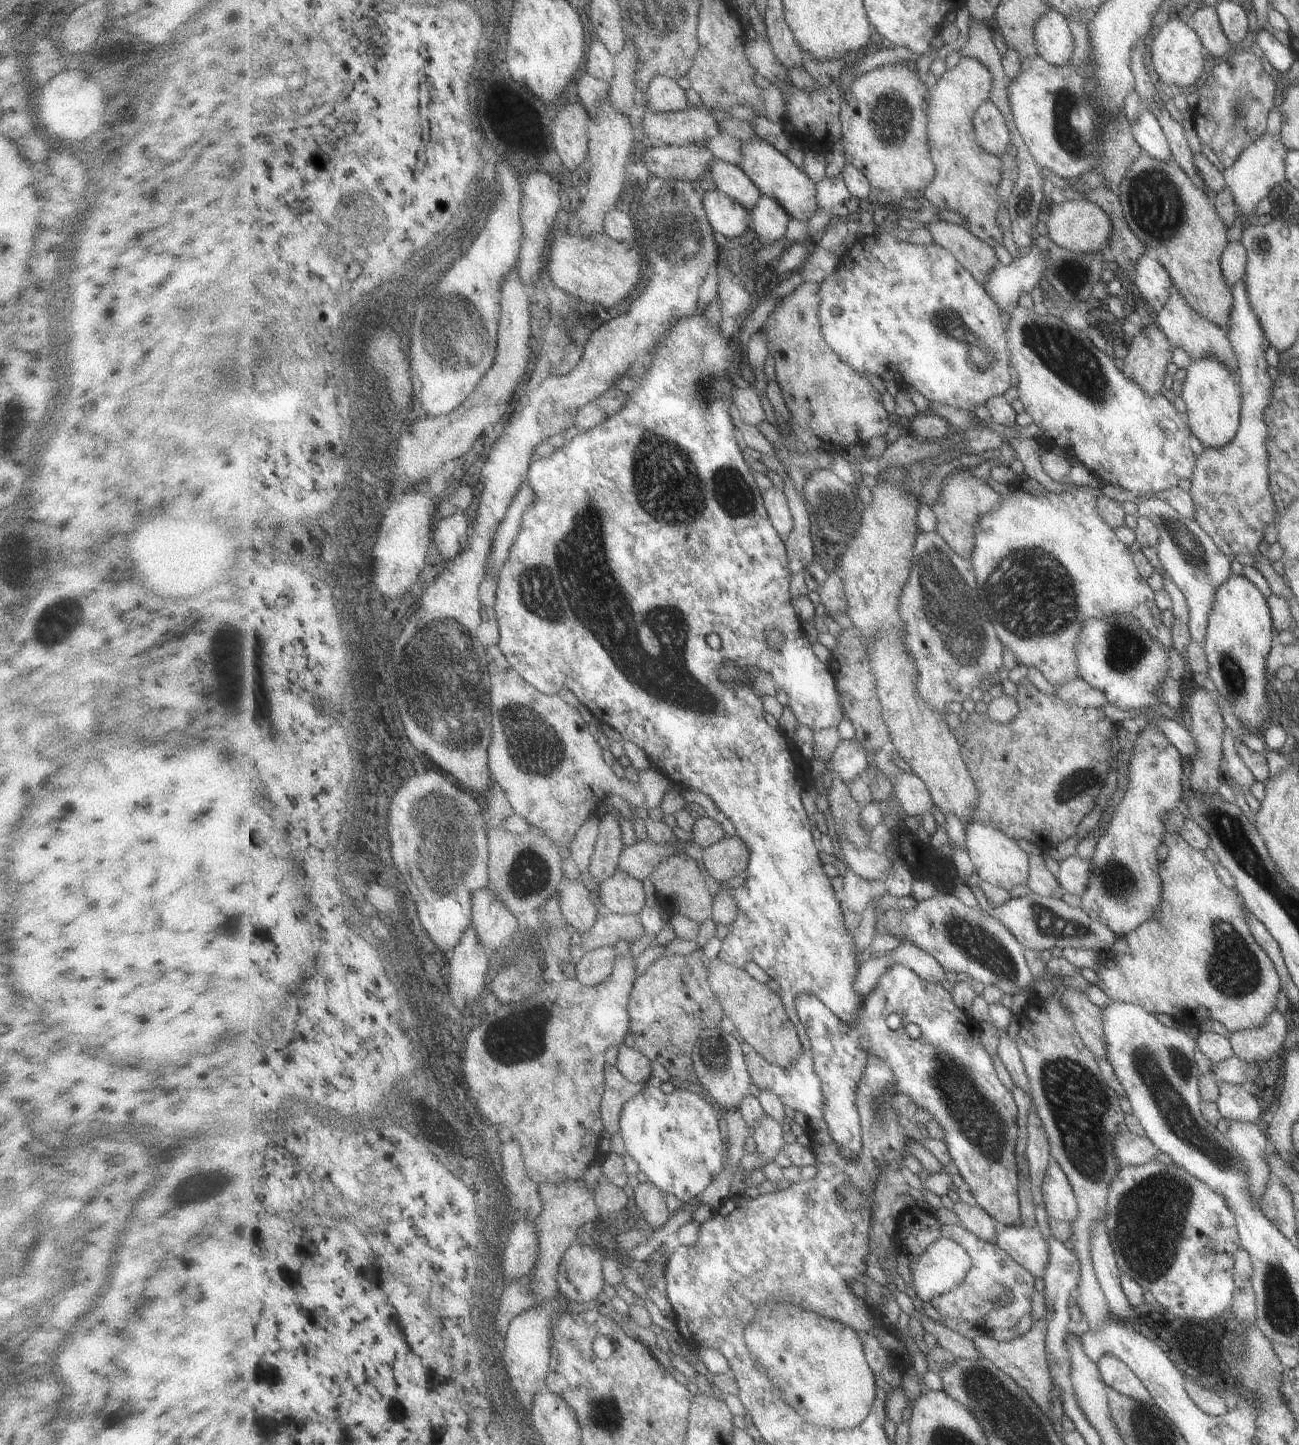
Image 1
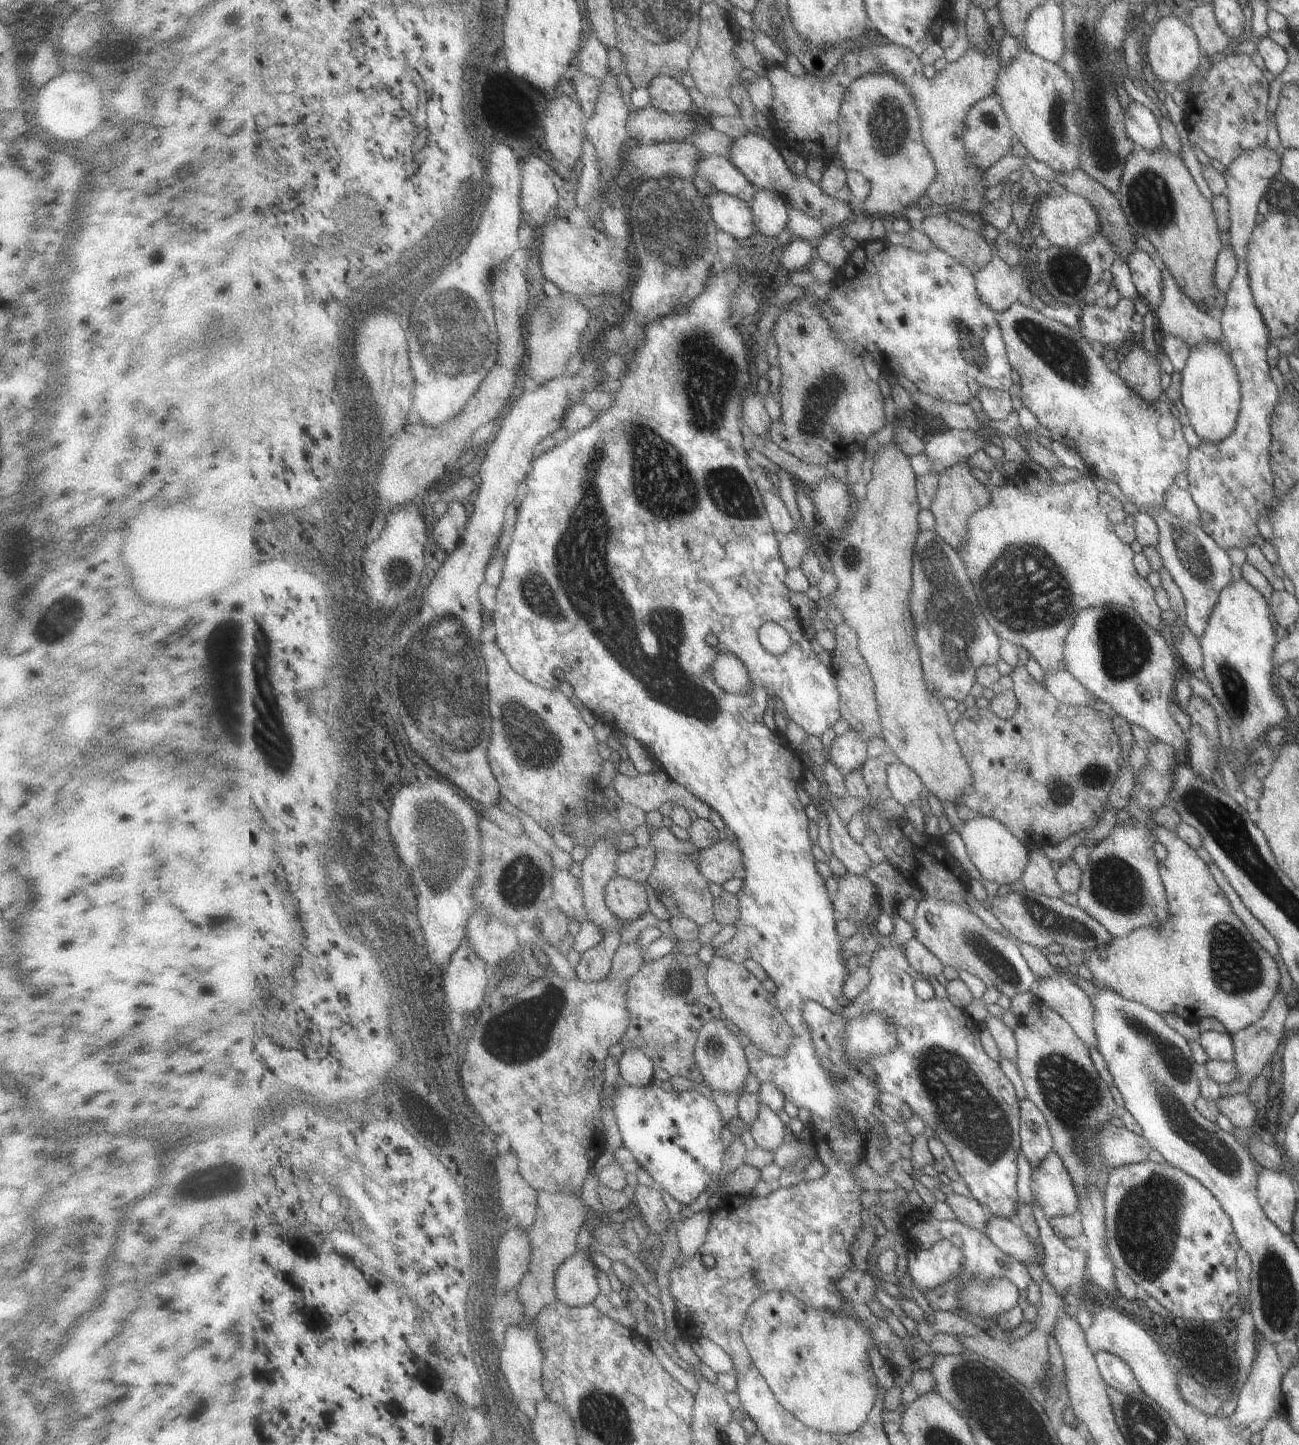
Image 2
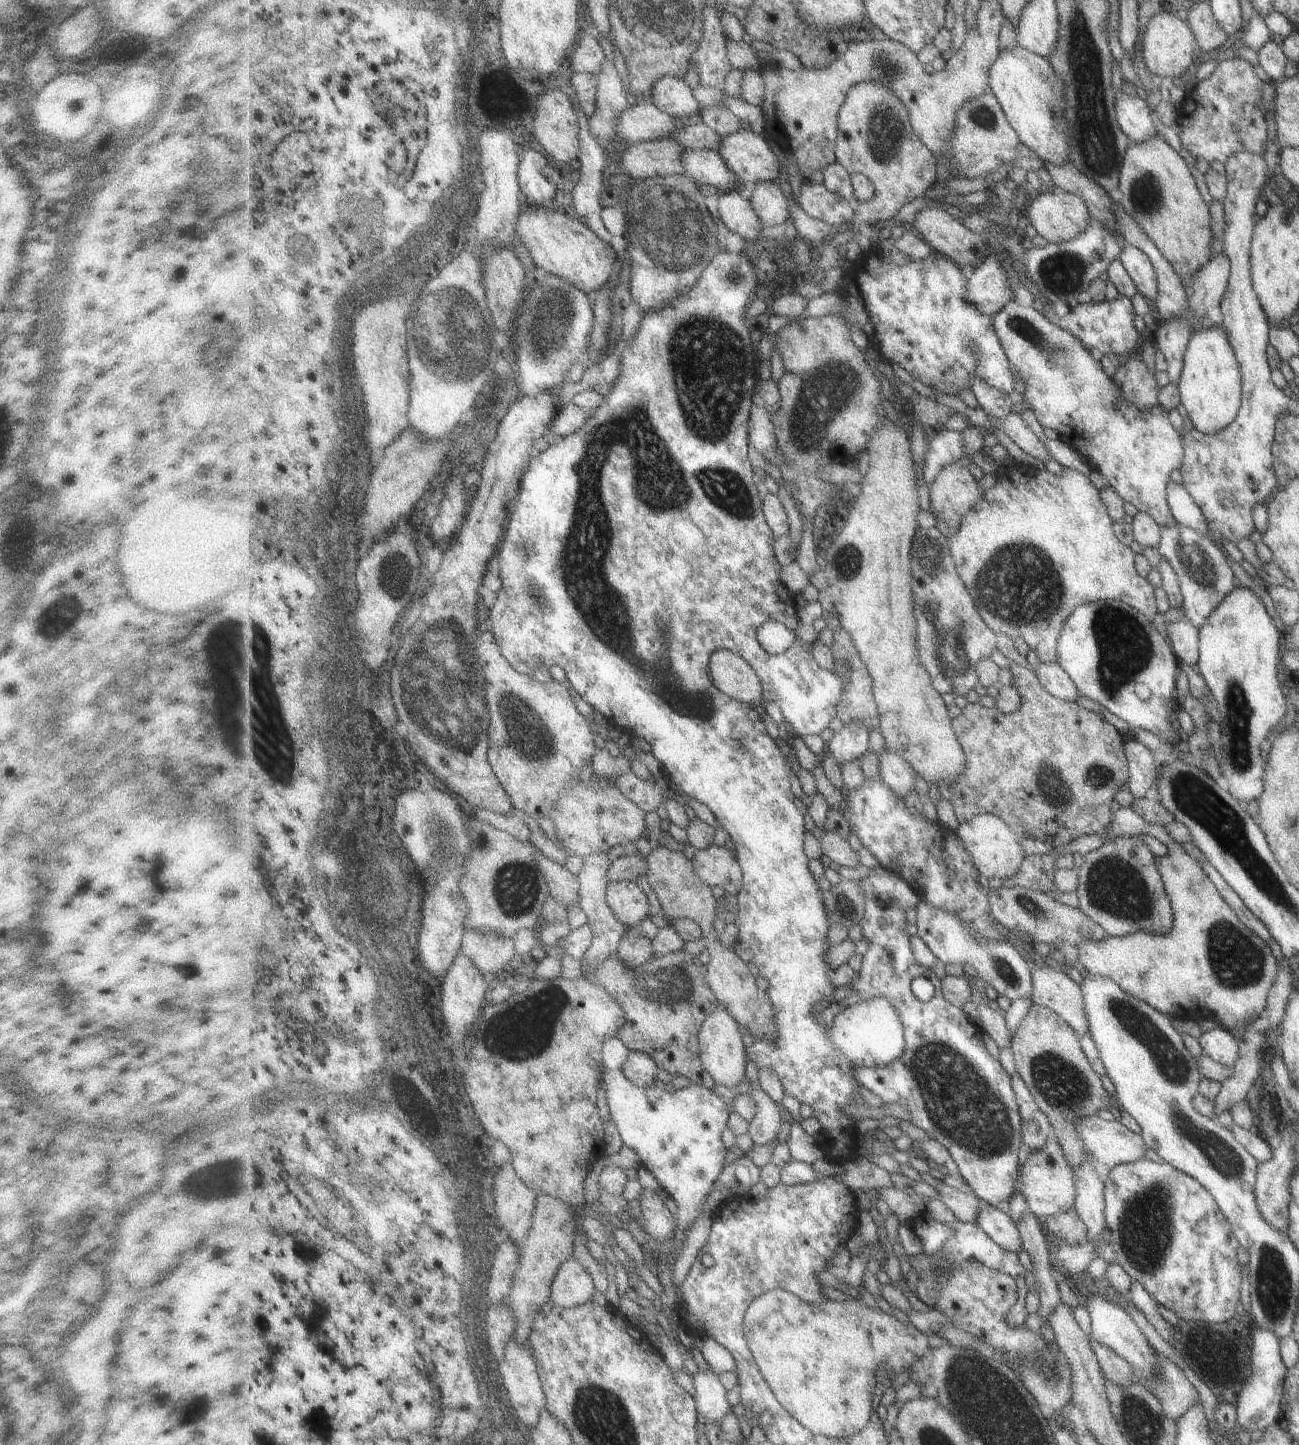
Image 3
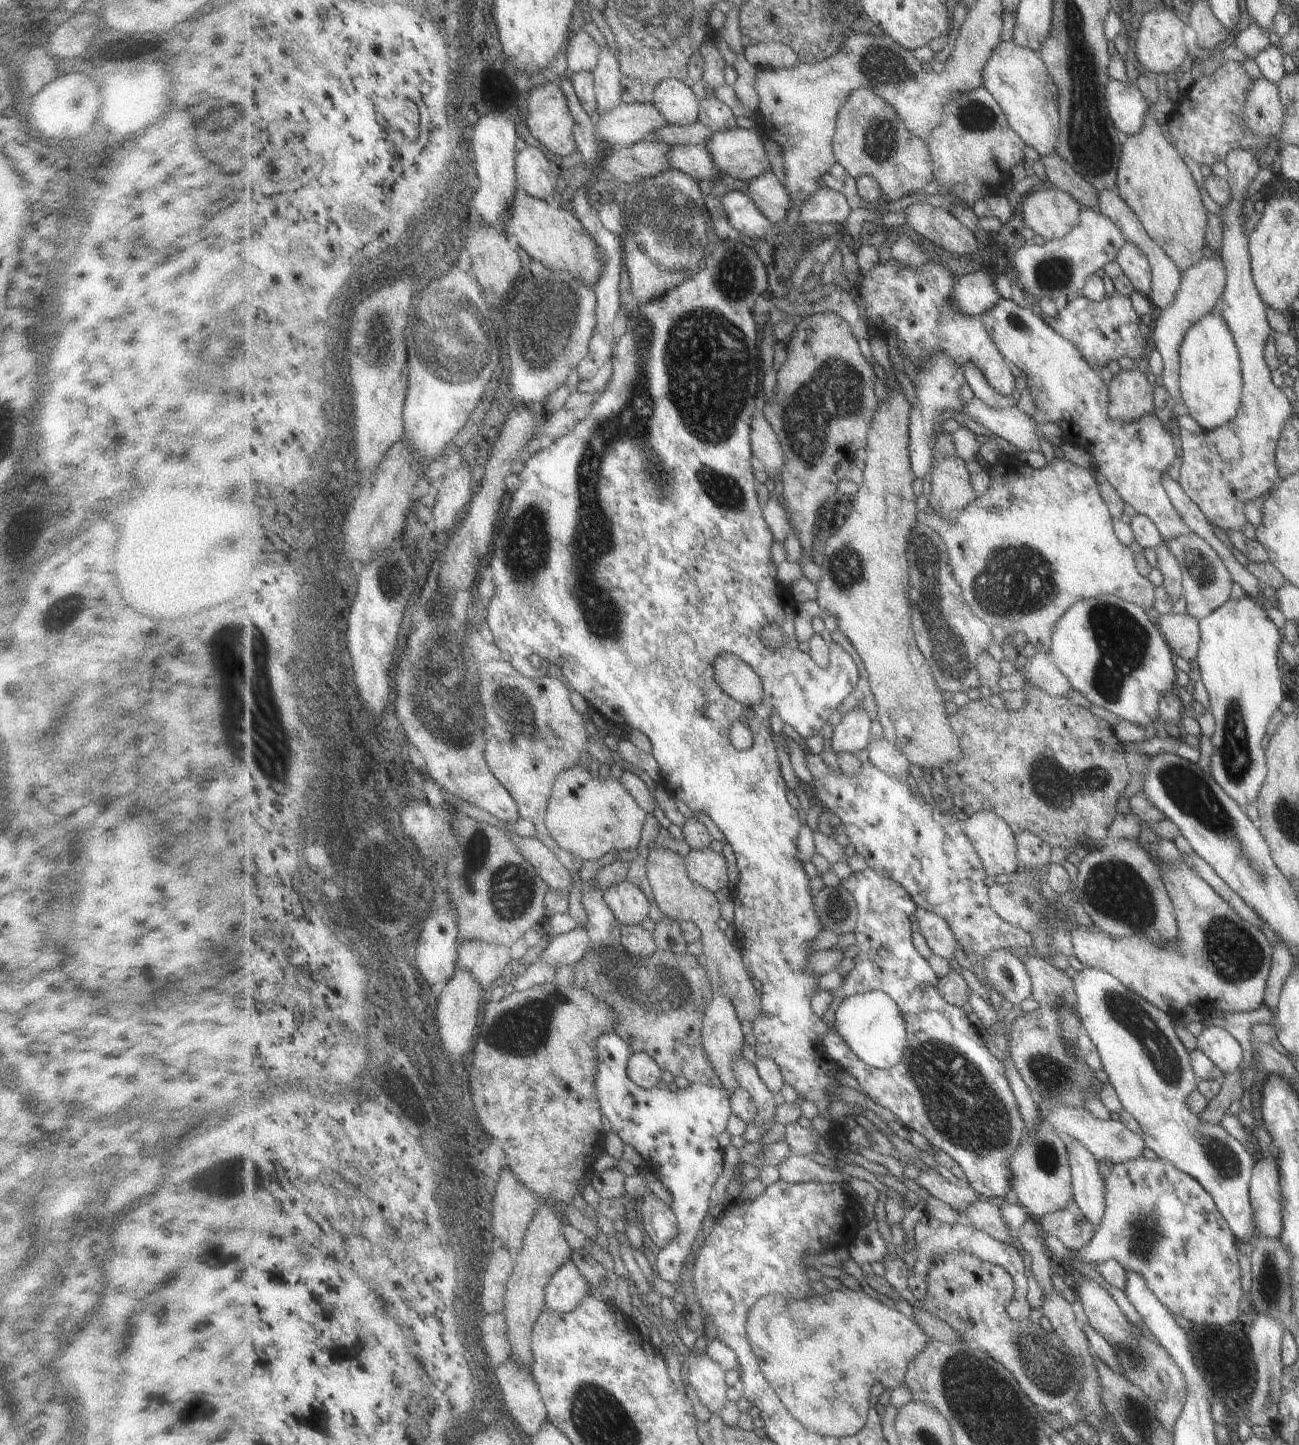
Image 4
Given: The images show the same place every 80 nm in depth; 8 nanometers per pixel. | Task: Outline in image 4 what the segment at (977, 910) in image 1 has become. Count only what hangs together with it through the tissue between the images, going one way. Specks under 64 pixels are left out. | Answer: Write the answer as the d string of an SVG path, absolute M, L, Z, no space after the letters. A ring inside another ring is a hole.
M921 908L915 912L915 916L920 926L919 932L925 936L933 953L947 961L955 959L955 952L961 949L961 944L959 944L956 934L953 934L949 922L941 916ZM1001 949L989 954L985 958L985 974L989 982L1013 1006L1032 997L1032 976L1018 951Z

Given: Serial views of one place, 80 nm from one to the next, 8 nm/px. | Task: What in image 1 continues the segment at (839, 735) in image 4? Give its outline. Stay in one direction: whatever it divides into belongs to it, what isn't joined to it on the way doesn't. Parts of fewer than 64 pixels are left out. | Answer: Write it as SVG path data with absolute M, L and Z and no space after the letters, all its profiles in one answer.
M842 740L828 767L851 785L870 767L867 749L857 740Z

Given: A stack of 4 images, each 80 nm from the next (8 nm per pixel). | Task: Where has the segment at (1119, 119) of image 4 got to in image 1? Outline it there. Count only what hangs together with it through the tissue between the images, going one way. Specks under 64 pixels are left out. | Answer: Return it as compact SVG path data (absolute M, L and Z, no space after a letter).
M1142 108L1137 122L1131 124L1143 153L1161 162L1173 161L1171 148L1160 129L1160 123L1147 109Z

